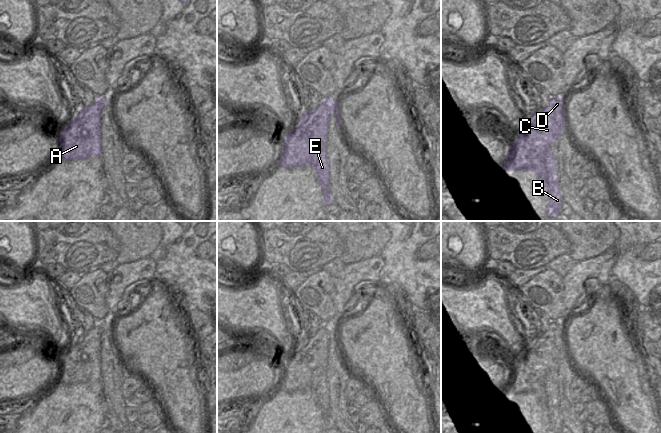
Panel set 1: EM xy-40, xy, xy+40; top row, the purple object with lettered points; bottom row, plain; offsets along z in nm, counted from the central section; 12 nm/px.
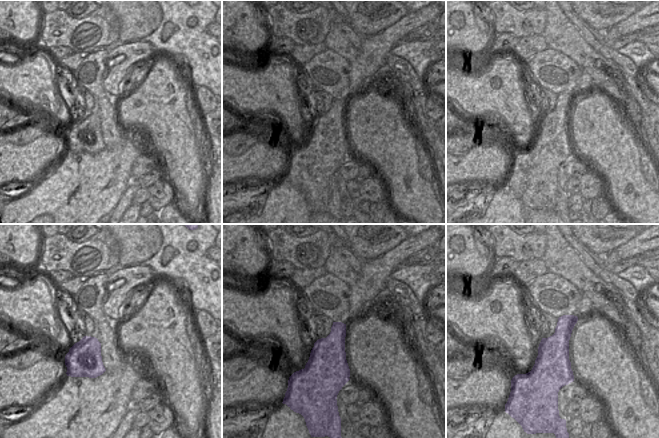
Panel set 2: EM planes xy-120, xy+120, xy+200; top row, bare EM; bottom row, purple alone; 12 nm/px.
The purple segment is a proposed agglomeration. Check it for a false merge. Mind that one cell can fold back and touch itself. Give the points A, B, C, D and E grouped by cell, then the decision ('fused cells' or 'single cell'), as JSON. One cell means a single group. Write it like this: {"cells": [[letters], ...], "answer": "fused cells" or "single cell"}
{"cells": [["A", "C", "D"], ["B", "E"]], "answer": "fused cells"}

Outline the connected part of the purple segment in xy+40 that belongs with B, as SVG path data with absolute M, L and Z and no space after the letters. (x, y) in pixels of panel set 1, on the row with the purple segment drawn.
M550 146L545 153L545 168L545 191L548 193L548 205L545 213L551 218L556 218L560 215L560 204L563 201L558 185L558 168L556 160L550 150Z

